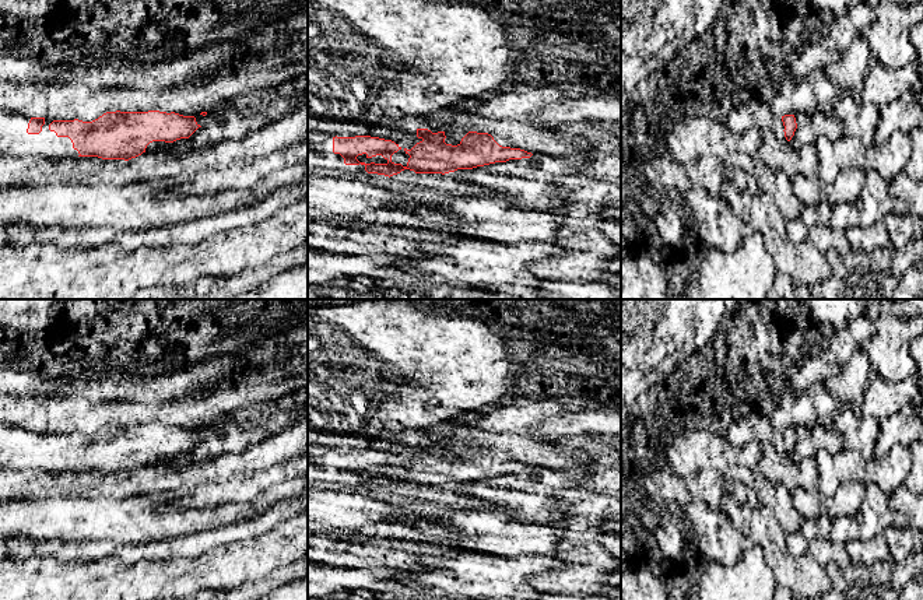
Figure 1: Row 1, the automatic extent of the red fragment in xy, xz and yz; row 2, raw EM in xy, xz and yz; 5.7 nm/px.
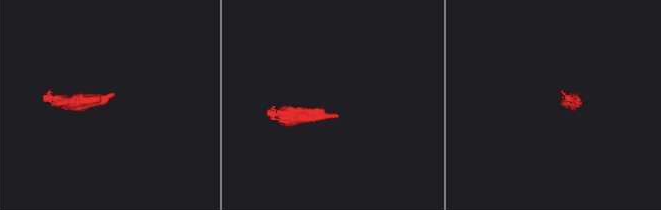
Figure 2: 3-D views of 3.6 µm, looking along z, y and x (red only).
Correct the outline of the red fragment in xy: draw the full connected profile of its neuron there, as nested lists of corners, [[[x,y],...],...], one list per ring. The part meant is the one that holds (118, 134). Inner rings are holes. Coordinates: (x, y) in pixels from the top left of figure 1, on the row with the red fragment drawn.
[[[0,108],[0,155],[98,157],[129,161],[152,141],[189,138],[201,127],[194,116],[175,112],[106,112],[92,122],[50,120]]]

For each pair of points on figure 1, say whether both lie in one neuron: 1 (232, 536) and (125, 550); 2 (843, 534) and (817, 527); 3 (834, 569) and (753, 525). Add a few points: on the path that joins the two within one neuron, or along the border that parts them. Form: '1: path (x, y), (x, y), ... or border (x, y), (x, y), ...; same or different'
1: path (206, 540), (186, 547), (151, 550); same
2: border (832, 519), (828, 537); different
3: border (824, 567), (831, 585); different

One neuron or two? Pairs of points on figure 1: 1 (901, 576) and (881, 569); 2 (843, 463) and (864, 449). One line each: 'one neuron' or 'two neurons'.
1: one neuron
2: two neurons

